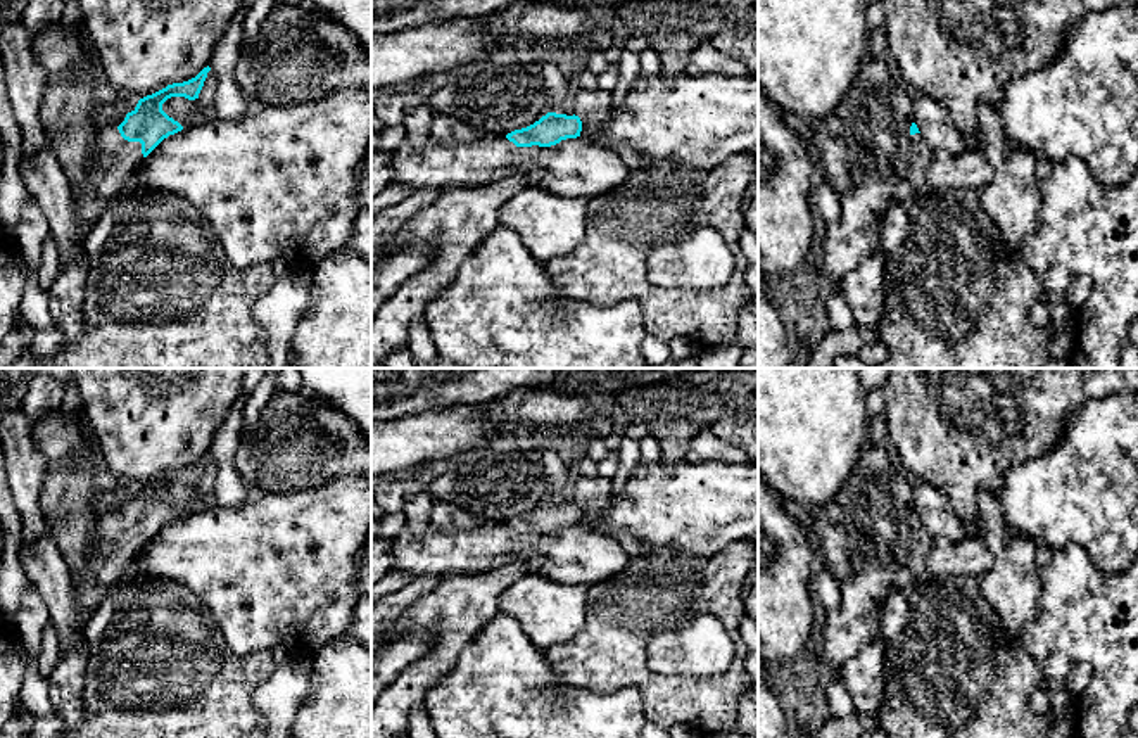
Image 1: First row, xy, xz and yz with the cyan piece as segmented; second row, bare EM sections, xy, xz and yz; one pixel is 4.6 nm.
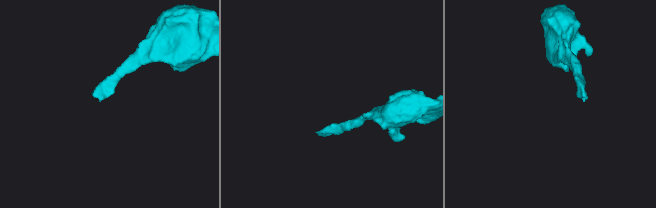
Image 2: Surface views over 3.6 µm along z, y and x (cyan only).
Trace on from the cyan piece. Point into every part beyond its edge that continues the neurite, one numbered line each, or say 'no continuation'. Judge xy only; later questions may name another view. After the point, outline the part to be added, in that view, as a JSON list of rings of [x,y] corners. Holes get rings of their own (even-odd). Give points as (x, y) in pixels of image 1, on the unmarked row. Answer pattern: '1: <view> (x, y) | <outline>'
1: xy (111, 557) | [[[117,515],[97,522],[86,563],[71,572],[79,617],[93,612],[112,582],[131,574],[135,553],[142,546],[142,531],[124,527]]]

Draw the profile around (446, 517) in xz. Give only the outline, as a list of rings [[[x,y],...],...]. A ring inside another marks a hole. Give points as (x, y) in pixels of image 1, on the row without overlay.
[[[433,503],[428,524],[435,531],[451,532],[477,529],[487,522],[484,517],[468,513],[456,505]]]

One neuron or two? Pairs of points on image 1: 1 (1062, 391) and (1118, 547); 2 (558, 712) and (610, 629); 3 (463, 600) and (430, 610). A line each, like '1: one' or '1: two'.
1: two
2: two
3: one

